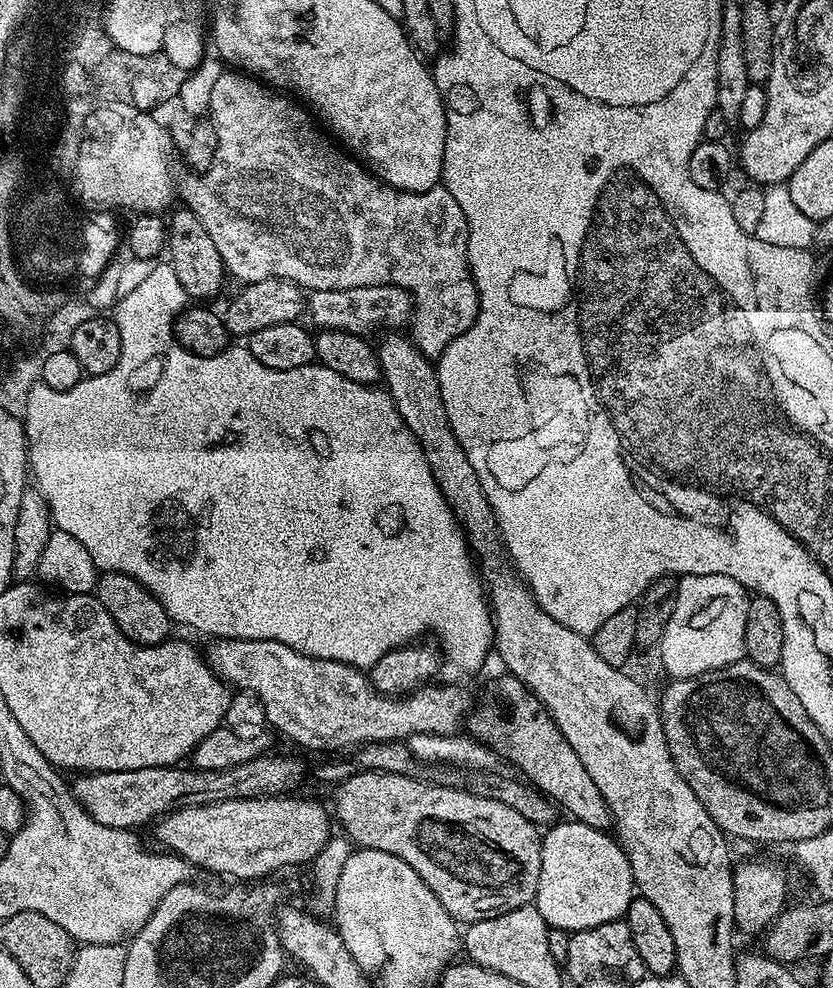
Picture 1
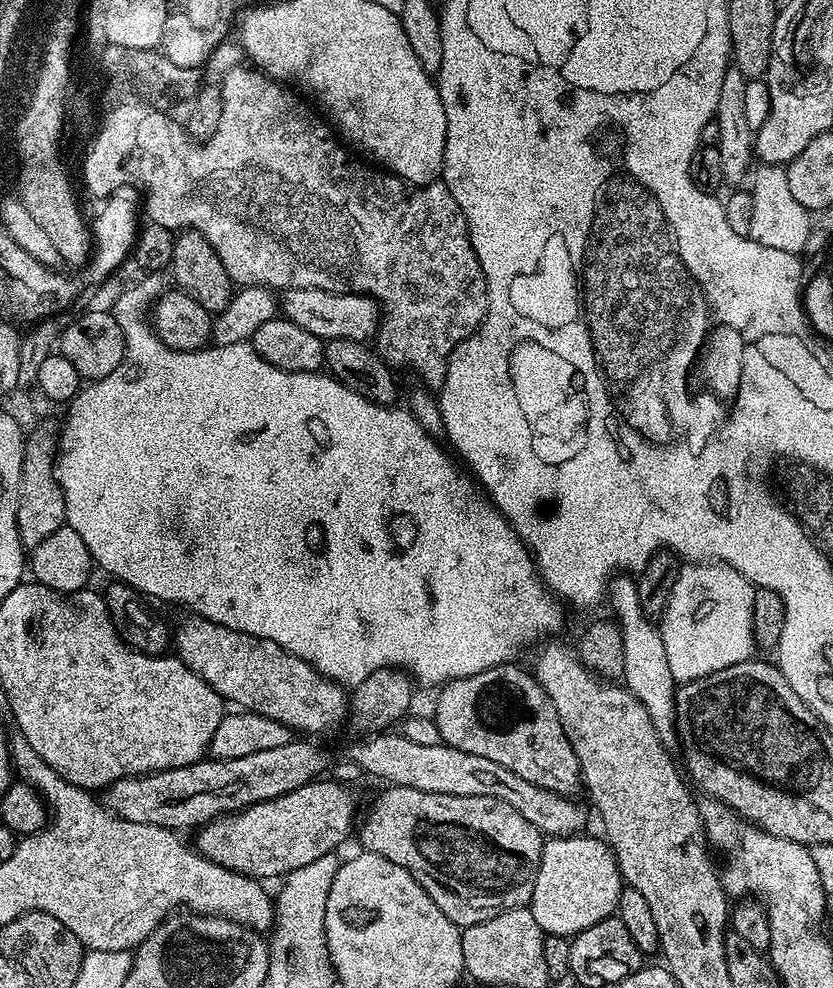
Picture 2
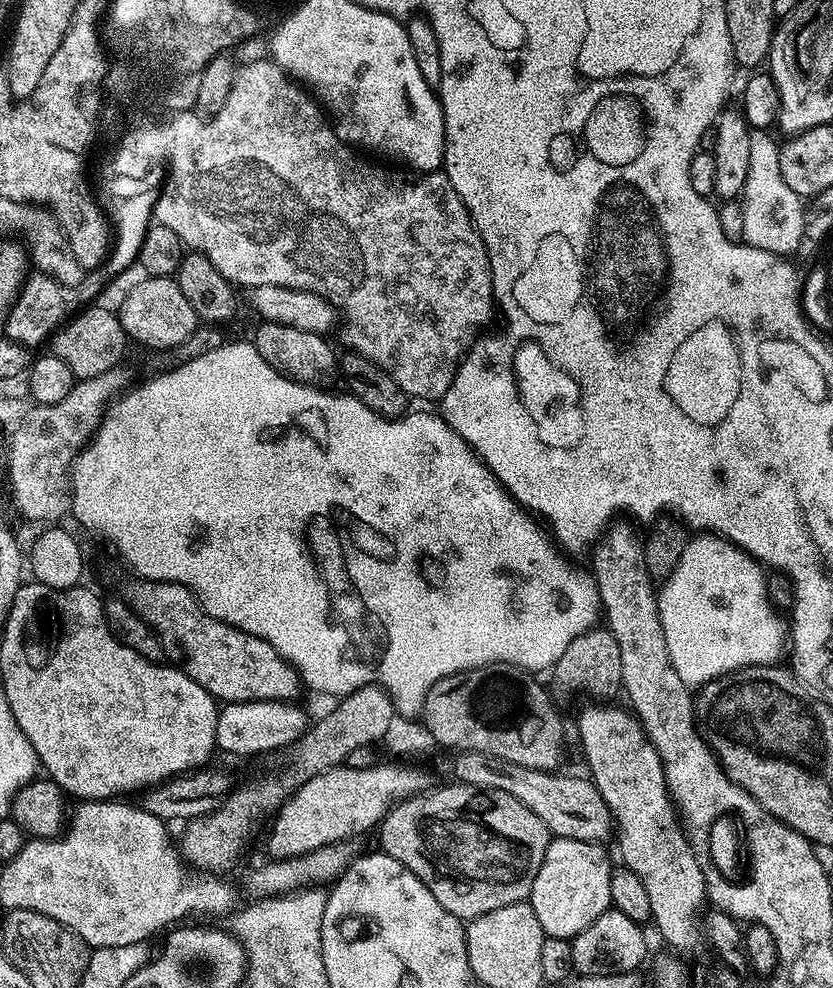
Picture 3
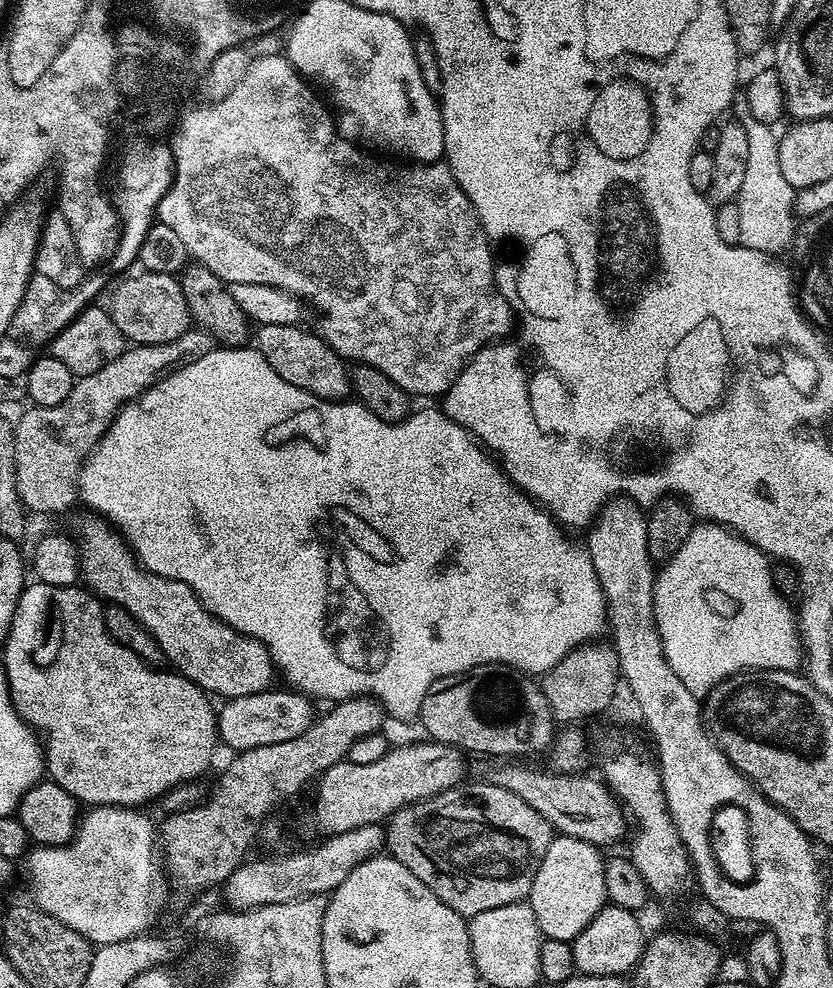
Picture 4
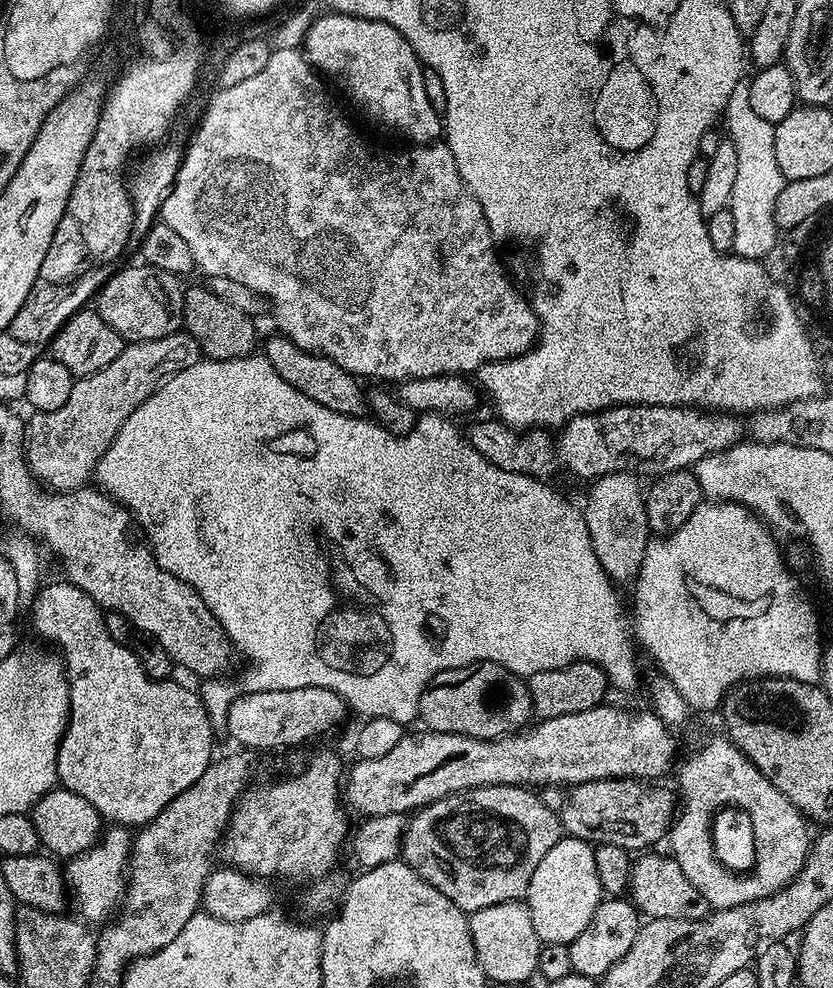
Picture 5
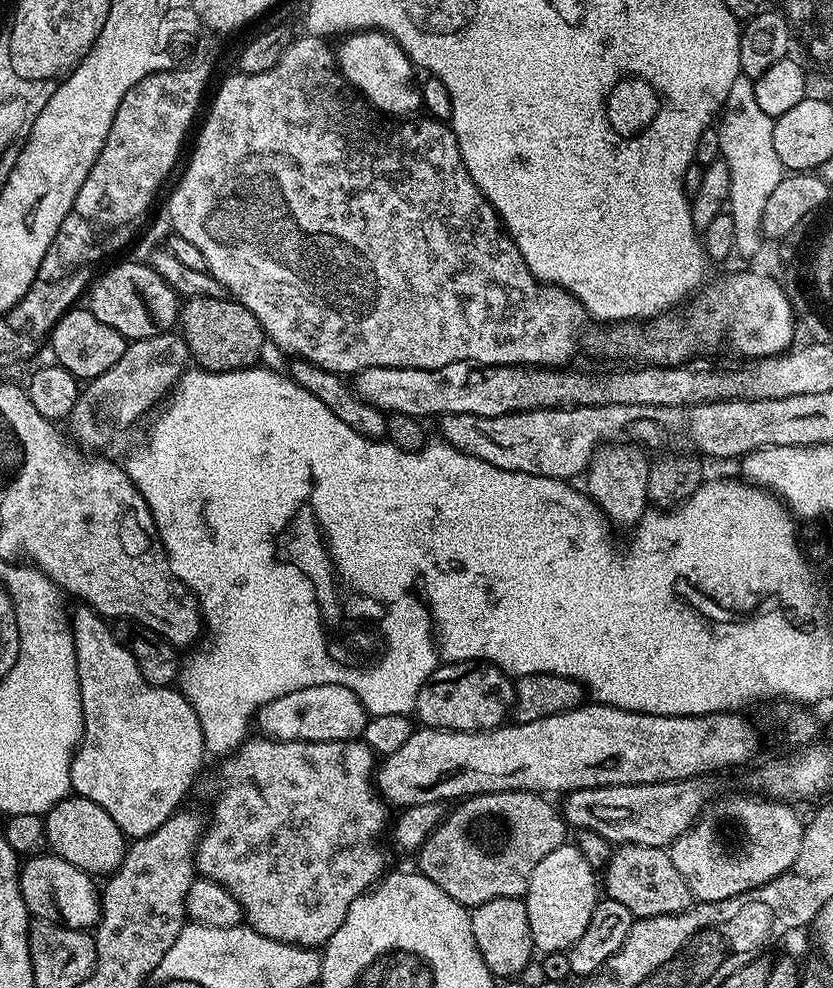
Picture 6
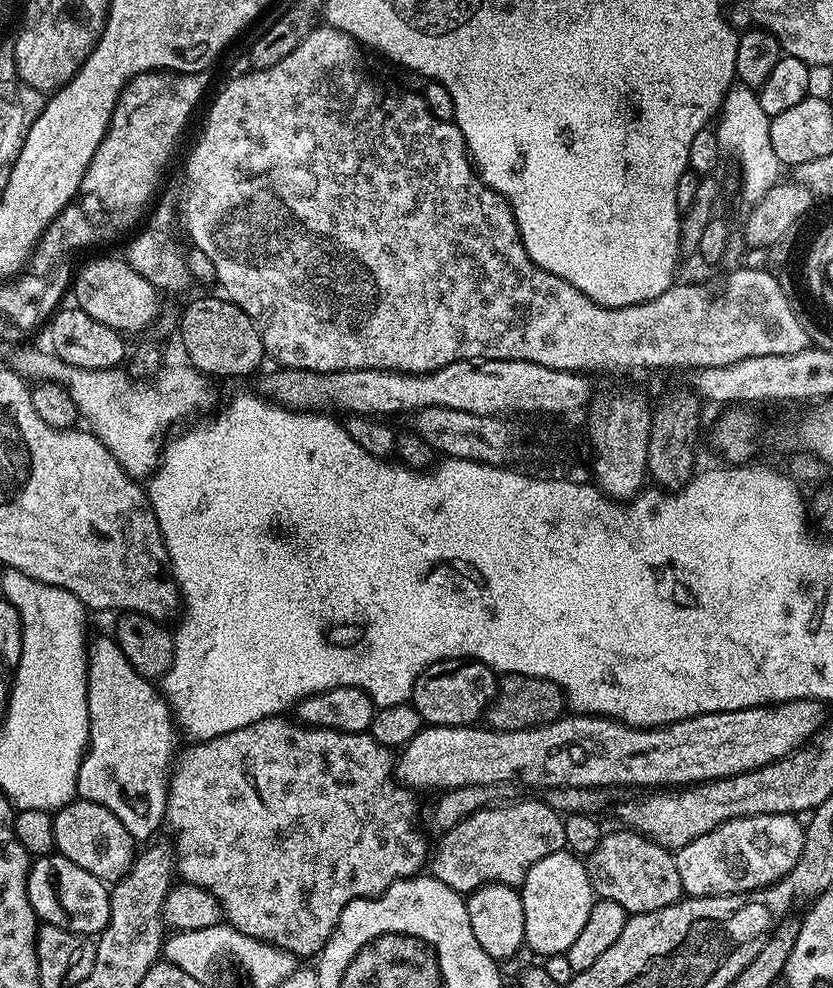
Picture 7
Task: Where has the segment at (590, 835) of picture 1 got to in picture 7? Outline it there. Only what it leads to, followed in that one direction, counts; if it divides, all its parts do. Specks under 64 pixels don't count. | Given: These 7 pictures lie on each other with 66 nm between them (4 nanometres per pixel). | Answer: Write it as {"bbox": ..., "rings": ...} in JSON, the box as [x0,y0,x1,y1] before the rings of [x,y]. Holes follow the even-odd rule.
{"bbox":[519,850,594,958],"rings":[[[568,850],[546,854],[542,862],[530,866],[530,874],[526,874],[519,894],[526,914],[525,945],[529,949],[532,947],[540,958],[567,953],[582,926],[586,926],[594,903],[585,861]]]}

